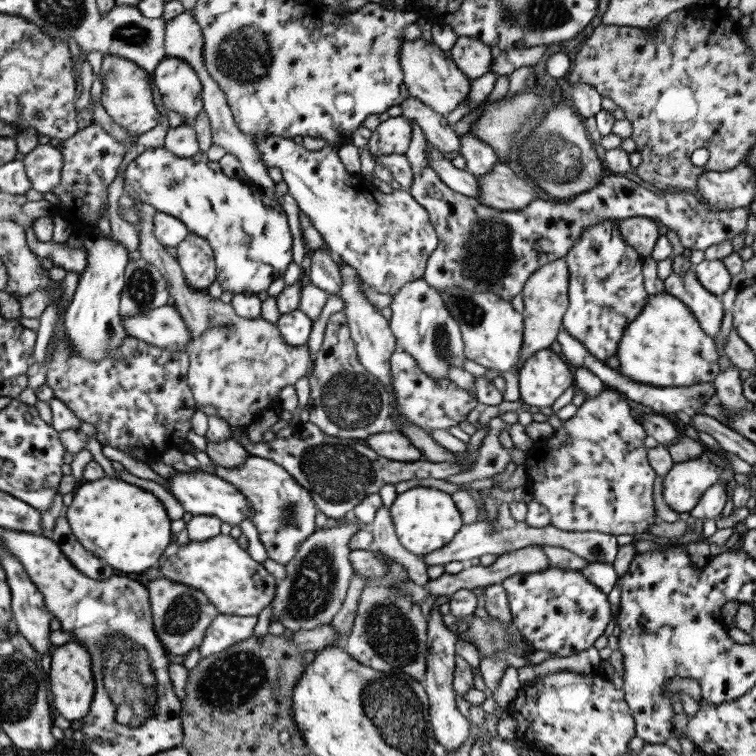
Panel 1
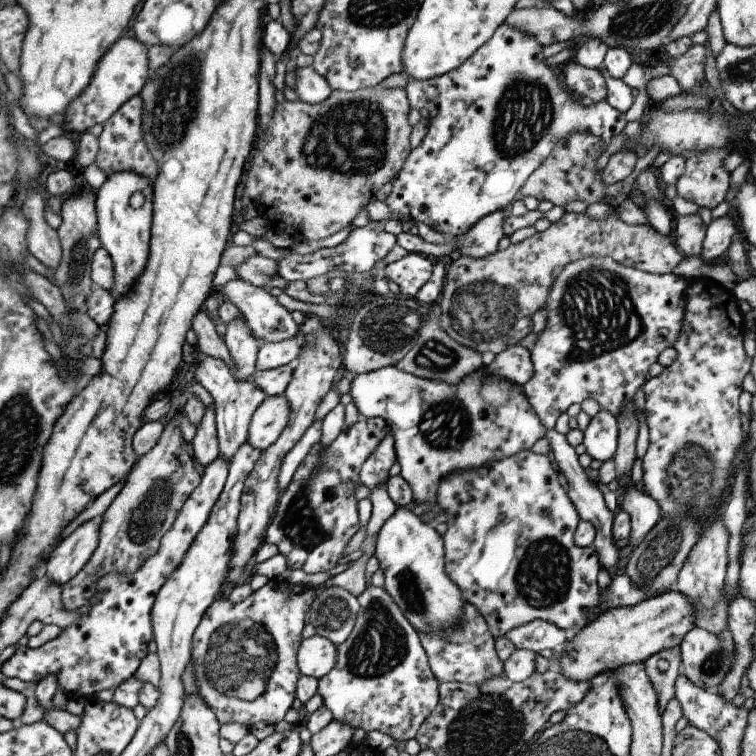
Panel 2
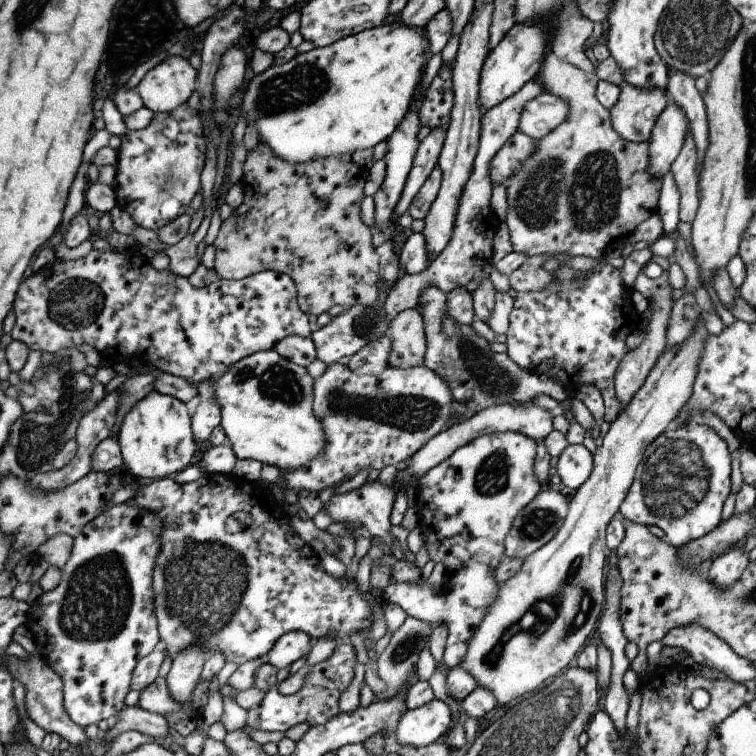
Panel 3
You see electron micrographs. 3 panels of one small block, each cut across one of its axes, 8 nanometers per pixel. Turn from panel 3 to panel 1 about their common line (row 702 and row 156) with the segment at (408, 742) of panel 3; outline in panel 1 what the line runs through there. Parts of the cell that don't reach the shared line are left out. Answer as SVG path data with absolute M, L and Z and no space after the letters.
M430 145L429 167L435 171L439 181L447 188L469 198L479 198L479 185L475 176L466 173L465 169L452 166L451 161L443 158L444 153Z

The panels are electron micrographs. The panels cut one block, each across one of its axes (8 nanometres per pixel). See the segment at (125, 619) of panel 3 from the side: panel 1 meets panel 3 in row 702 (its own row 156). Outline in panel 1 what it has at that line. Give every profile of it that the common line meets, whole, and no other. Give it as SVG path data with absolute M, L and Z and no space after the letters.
M94 122L83 130L77 130L65 141L59 141L56 148L62 155L62 167L59 183L51 191L57 198L55 206L59 214L69 222L71 234L77 233L84 237L97 234L99 210L103 202L107 201L107 187L116 176L126 148Z

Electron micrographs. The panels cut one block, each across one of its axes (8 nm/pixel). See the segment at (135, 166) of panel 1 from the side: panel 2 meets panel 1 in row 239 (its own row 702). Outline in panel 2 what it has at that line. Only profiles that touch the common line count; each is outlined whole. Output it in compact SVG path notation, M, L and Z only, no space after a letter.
M275 577L237 604L218 597L203 612L190 641L190 660L193 660L197 696L213 711L220 726L231 722L246 727L257 722L274 725L291 708L291 702L296 697L296 682L301 675L296 664L296 652L302 641L305 612L323 588L323 584L304 587L294 585L283 577Z

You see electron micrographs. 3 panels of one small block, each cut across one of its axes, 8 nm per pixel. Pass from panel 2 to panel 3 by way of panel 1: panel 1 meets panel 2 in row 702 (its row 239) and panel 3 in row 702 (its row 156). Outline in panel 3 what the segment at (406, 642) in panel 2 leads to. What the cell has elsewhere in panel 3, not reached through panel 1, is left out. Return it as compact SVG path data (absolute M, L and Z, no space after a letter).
M347 641L340 642L327 660L311 666L311 670L305 674L303 686L297 690L297 693L282 696L277 692L277 686L271 686L271 690L267 690L261 702L247 710L245 729L285 733L289 728L301 724L301 722L305 722L311 727L325 724L327 720L340 713L338 699L341 692L351 684L355 662L356 654L353 646Z

